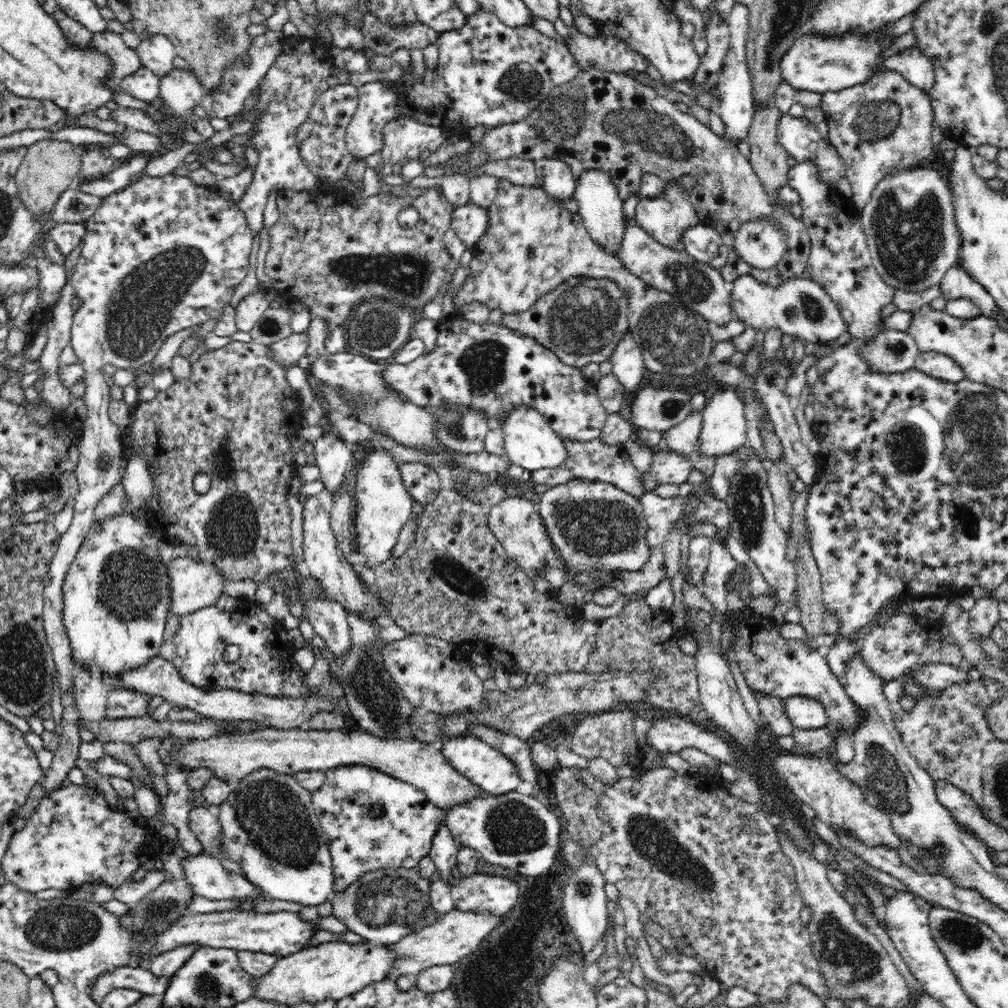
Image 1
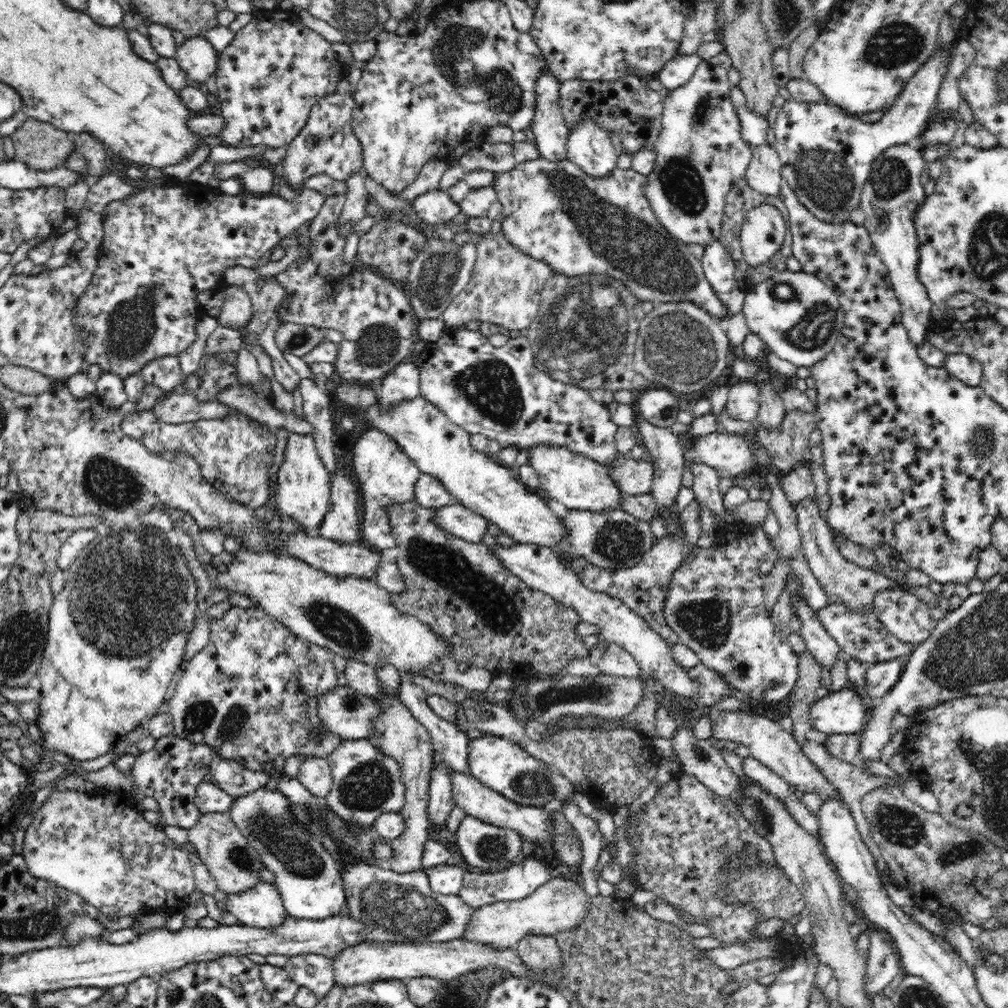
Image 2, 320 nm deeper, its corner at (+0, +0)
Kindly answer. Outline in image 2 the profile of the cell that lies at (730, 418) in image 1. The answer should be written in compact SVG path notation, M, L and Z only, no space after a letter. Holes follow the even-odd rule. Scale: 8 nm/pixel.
M751 380L736 383L728 388L728 414L747 424L754 423L760 408L760 387Z

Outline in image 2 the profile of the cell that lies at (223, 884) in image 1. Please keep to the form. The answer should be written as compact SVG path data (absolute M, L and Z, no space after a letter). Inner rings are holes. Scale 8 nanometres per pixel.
M260 881L253 889L229 894L228 911L245 926L261 930L276 930L290 916L275 884Z

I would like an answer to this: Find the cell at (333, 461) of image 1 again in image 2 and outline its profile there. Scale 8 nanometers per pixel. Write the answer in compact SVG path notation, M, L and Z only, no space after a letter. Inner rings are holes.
M342 472L332 478L330 506L319 529L319 536L340 543L354 545L360 536L360 496L358 486Z

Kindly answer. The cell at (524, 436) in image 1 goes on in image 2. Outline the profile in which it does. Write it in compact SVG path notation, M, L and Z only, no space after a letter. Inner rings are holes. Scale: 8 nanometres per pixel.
M538 446L530 450L532 468L538 475L541 488L548 499L552 499L569 510L582 510L583 512L607 512L622 509L621 502L626 496L616 482L608 468L566 448L551 448Z

